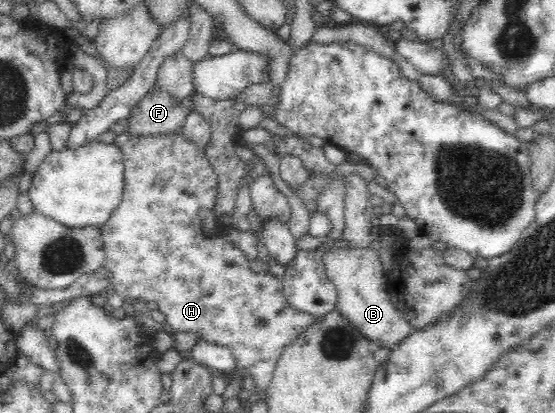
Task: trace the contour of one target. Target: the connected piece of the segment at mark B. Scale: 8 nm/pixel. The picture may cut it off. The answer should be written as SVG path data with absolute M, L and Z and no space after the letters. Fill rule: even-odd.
M322 243L316 249L321 257L325 273L331 283L336 287L337 301L336 308L341 312L366 337L374 346L388 347L396 349L412 333L412 325L398 311L398 307L391 302L391 292L388 289L388 278L383 274L382 263L380 261L379 248L359 247L341 248L331 245L329 248Z

